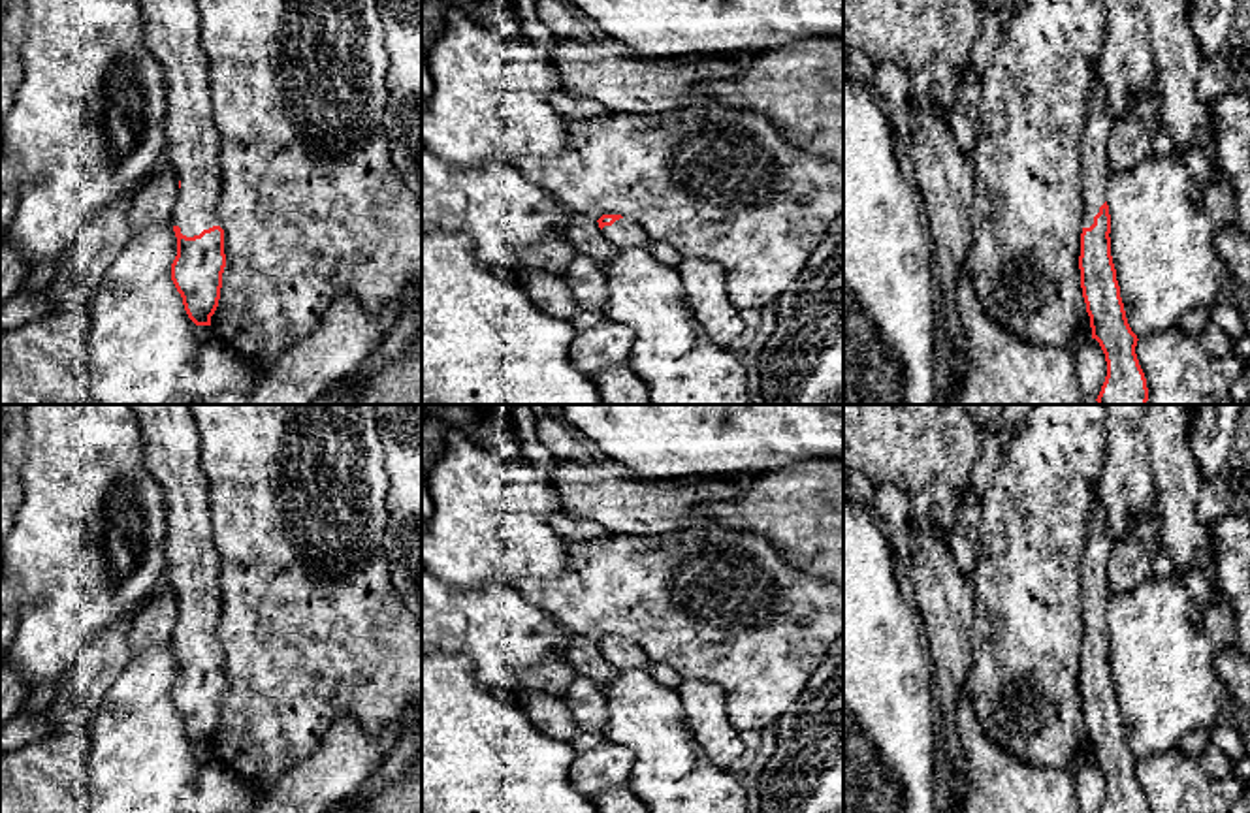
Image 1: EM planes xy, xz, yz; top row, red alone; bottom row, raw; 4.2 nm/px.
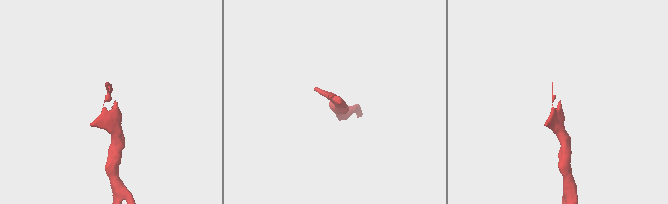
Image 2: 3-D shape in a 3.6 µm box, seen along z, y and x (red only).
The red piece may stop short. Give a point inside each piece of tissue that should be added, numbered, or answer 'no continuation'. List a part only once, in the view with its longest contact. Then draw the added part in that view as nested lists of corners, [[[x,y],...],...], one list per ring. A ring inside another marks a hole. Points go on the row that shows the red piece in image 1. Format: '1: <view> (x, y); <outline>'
1: xy (172, 27); [[[139,0],[145,15],[145,41],[164,70],[168,109],[164,128],[168,147],[164,164],[171,166],[181,181],[169,224],[186,237],[220,226],[216,201],[220,198],[220,134],[213,119],[209,88],[209,58],[201,47],[201,21],[196,0]]]

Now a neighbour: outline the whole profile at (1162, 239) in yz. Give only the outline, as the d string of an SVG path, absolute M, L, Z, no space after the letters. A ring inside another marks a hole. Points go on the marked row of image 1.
M1180 151L1160 158L1152 152L1124 173L1111 173L1107 205L1111 215L1111 256L1116 269L1126 318L1137 339L1175 326L1186 312L1210 307L1227 269L1214 250L1214 237L1237 226L1235 190L1220 164L1199 199Z

